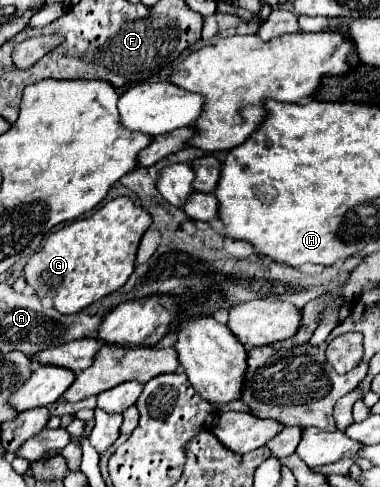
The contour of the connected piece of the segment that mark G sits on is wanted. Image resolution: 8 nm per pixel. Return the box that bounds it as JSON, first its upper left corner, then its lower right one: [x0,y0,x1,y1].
[25,197,151,313]

